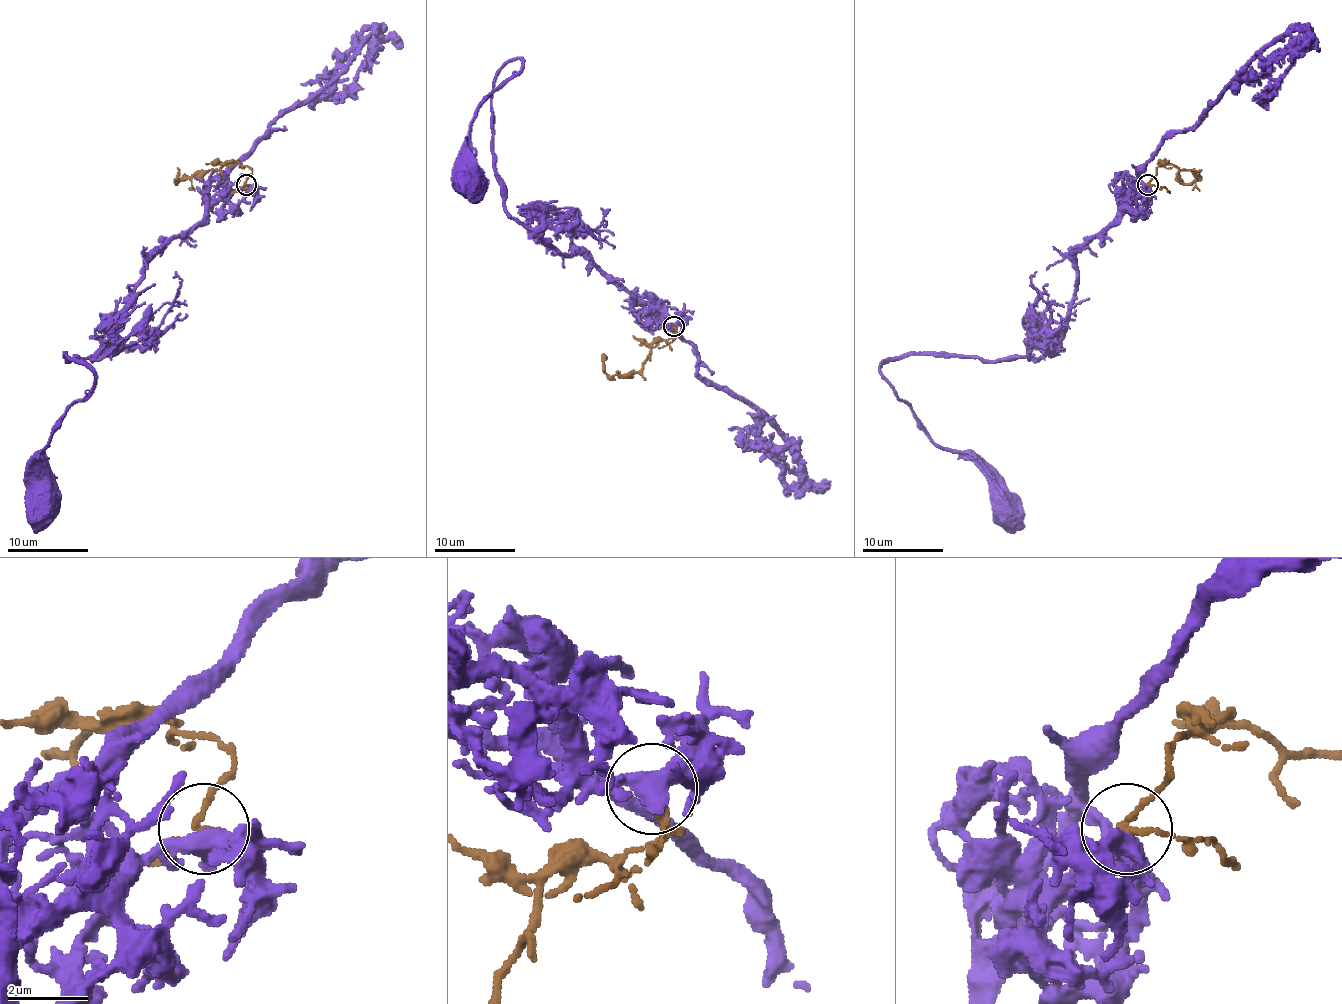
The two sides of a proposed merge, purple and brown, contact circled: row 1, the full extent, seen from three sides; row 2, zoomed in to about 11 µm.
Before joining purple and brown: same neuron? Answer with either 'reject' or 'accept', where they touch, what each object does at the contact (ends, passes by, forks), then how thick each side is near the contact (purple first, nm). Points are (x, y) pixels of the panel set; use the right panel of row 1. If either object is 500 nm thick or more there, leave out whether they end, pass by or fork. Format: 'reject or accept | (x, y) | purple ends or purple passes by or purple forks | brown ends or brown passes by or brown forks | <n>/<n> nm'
reject | (1148, 184) | purple passes by | brown passes by | 480/120 nm

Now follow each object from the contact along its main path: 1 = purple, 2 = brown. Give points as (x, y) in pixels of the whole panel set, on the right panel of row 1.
1: (1147, 186), (1076, 255), (1068, 328), (1038, 358), (912, 354), (882, 364), (916, 425), (987, 475), (1001, 514)
2: (1147, 184), (1161, 162), (1194, 172), (1198, 178), (1192, 184), (1181, 182), (1177, 168)

